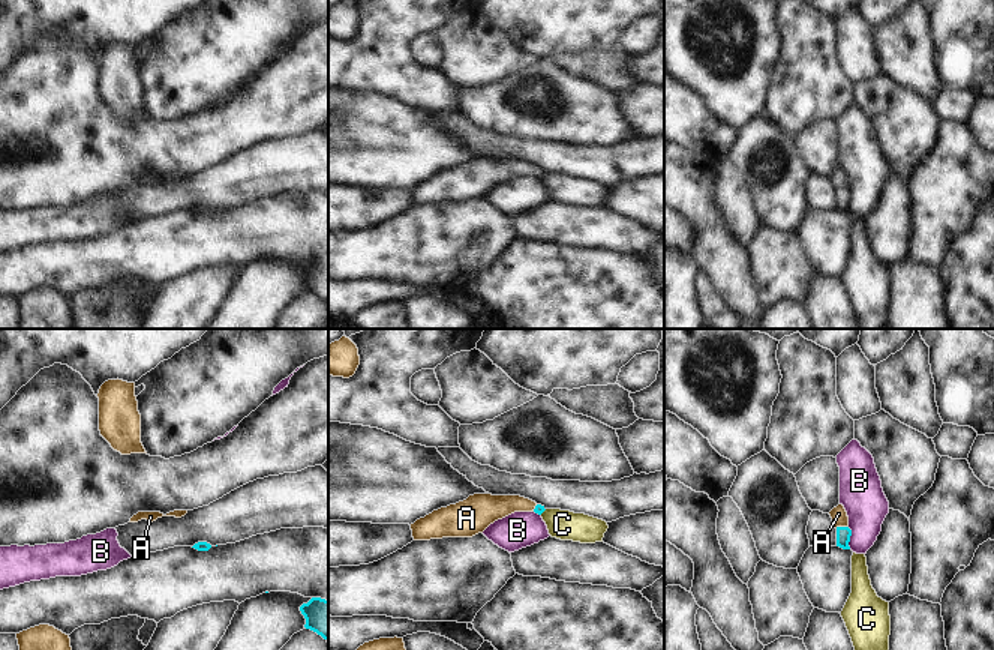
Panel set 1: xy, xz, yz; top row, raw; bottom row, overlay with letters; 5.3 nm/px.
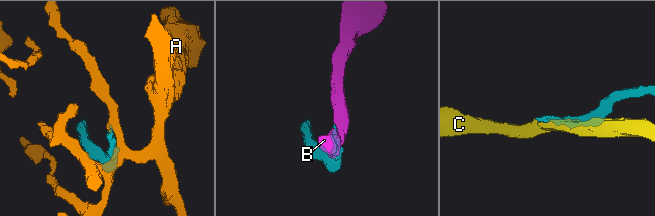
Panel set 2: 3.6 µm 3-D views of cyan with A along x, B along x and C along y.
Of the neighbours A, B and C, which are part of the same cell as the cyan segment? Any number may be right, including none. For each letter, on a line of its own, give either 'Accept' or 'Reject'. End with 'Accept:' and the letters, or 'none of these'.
A: Accept
B: Reject
C: Reject
Accept: A

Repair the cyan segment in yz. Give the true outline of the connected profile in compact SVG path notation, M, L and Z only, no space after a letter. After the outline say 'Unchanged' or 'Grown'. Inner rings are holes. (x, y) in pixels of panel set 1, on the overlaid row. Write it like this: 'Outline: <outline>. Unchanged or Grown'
Outline: M838 504L829 512L834 527L837 528L837 546L850 549L849 542L852 530L849 528L849 516L843 504Z. Grown

